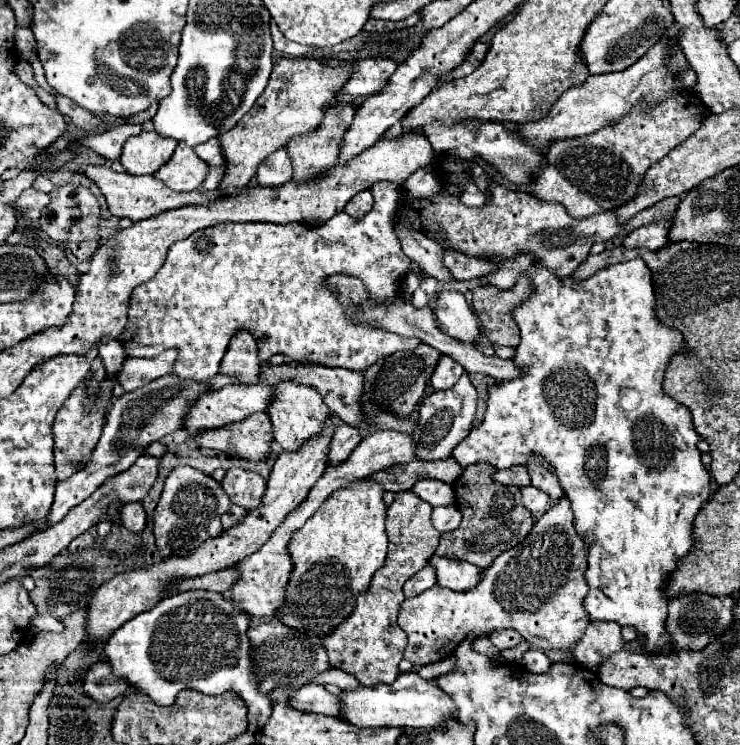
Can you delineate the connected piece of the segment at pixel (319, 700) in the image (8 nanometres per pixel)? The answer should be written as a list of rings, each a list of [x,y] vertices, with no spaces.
[[[304,684],[302,688],[290,694],[288,704],[290,708],[300,712],[318,712],[328,716],[338,714],[338,698],[326,692],[324,686],[318,686],[318,684]]]

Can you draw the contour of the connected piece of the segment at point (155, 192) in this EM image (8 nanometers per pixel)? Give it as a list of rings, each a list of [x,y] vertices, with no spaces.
[[[108,164],[104,166],[80,166],[78,168],[80,174],[88,176],[104,194],[106,202],[108,202],[108,210],[118,216],[118,218],[130,218],[132,222],[138,222],[142,218],[148,218],[148,216],[156,216],[160,212],[166,212],[166,210],[174,210],[174,208],[180,208],[180,206],[186,206],[186,204],[208,204],[212,200],[216,200],[218,196],[224,196],[224,192],[220,190],[214,190],[214,192],[200,192],[200,190],[192,190],[192,192],[174,192],[170,190],[168,186],[164,186],[160,180],[156,180],[154,176],[134,176],[134,174],[118,174],[114,172]]]

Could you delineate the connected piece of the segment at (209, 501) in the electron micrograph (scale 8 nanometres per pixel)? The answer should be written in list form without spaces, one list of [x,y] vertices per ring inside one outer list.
[[[176,466],[166,478],[164,492],[152,514],[152,530],[158,552],[164,558],[186,556],[202,542],[220,536],[222,534],[220,516],[228,510],[228,506],[230,498],[212,476],[206,476],[192,466]]]

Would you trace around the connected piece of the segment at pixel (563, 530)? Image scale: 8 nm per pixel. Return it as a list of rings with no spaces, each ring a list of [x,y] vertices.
[[[562,498],[536,522],[532,532],[522,540],[522,544],[502,552],[492,562],[492,566],[482,570],[482,580],[472,590],[454,592],[442,586],[432,586],[420,596],[402,602],[398,614],[398,626],[408,636],[404,658],[410,660],[414,666],[432,664],[448,658],[464,638],[484,638],[490,636],[492,632],[506,630],[506,628],[516,630],[532,648],[538,650],[562,648],[572,652],[582,632],[586,630],[586,624],[590,624],[590,618],[586,616],[586,608],[584,608],[584,598],[588,594],[588,586],[584,580],[586,554],[588,554],[586,550],[588,550],[586,544],[582,542],[582,538],[574,528],[570,502],[568,498]]]

